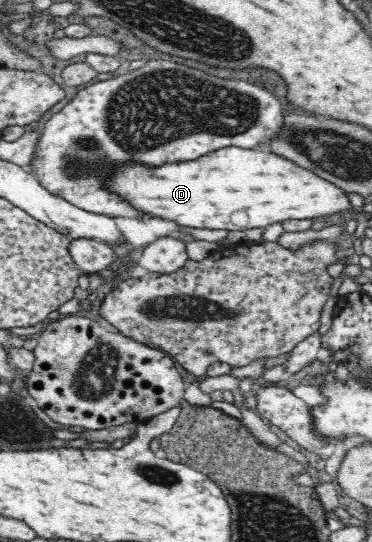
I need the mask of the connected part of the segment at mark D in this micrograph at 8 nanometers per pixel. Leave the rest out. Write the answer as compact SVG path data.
M223 147L201 159L149 169L145 165L117 167L108 189L148 213L185 227L244 231L289 219L332 216L353 209L348 194L334 183L315 175L275 152Z

